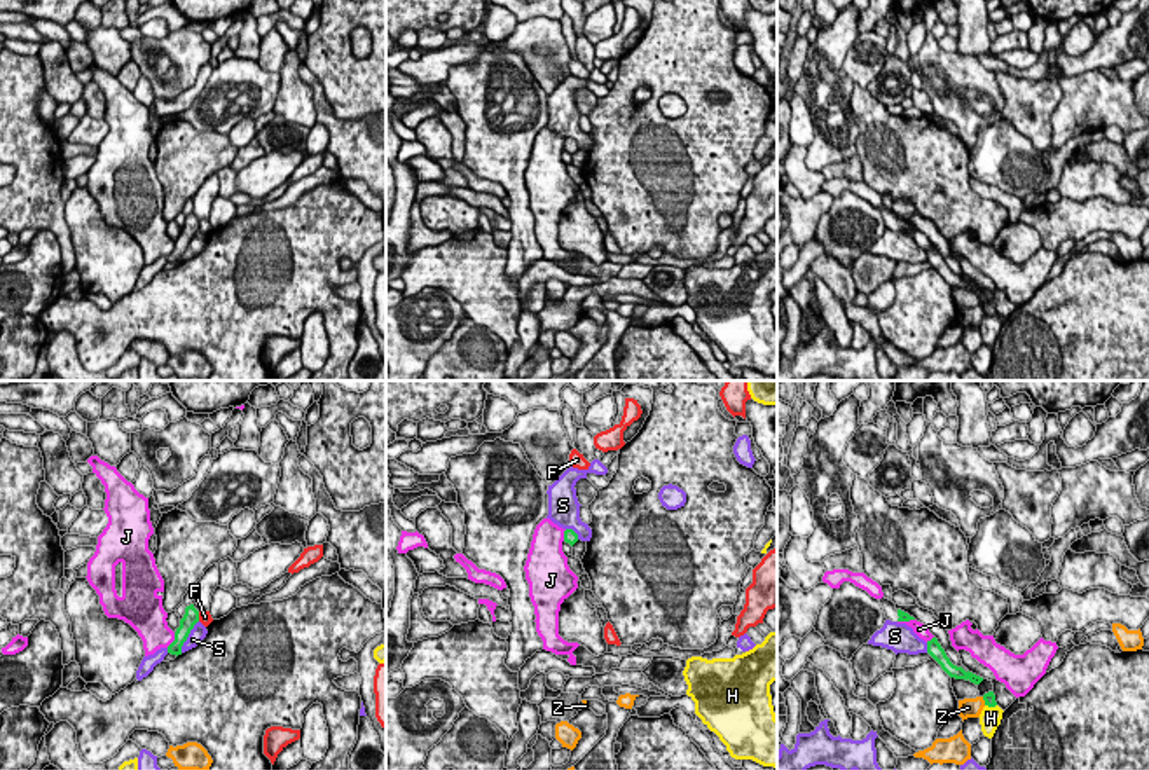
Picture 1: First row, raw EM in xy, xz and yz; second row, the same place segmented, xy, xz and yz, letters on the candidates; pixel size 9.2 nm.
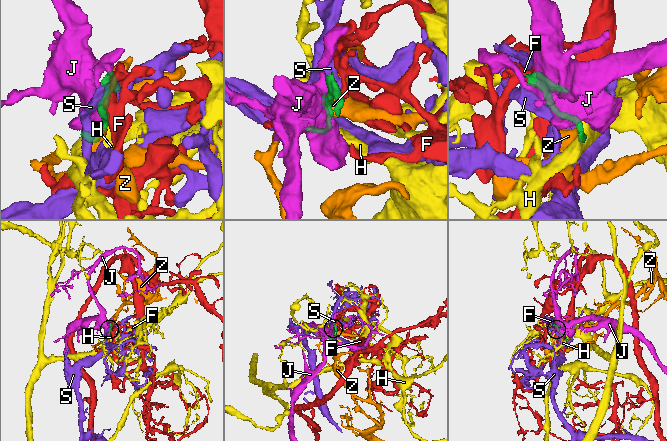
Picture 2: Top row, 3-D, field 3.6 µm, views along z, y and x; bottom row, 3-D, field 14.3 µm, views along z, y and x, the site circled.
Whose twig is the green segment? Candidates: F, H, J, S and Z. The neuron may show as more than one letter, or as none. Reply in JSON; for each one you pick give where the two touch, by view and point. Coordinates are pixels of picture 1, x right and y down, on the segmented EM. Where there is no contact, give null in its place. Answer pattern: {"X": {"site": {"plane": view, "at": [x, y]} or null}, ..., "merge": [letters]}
{"merge": []}

